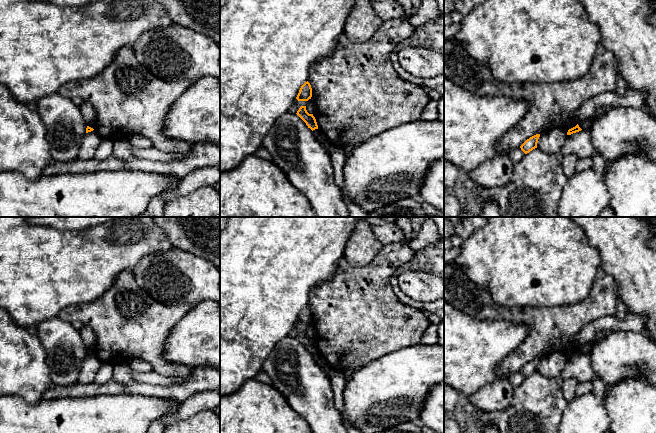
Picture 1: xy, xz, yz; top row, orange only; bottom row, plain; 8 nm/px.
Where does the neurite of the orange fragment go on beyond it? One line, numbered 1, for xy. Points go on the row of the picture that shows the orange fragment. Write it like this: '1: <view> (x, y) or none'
1: none

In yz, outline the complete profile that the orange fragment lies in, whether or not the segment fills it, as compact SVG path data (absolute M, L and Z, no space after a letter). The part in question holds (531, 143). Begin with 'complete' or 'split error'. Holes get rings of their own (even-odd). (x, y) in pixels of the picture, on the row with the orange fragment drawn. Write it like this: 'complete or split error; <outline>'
complete; M536 134L532 137L530 137L529 139L527 139L521 146L521 150L527 154L530 151L532 151L533 149L537 148L537 143L538 143L538 139L540 137L540 134Z

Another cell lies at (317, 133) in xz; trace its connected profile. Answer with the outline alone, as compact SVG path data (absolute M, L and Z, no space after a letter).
M313 130L314 137L321 143L321 145L327 150L328 154L331 154L332 144L327 140L325 135L319 130Z

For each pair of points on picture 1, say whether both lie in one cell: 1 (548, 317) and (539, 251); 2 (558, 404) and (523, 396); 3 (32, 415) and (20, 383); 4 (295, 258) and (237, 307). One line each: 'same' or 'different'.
1: different
2: same
3: different
4: same

